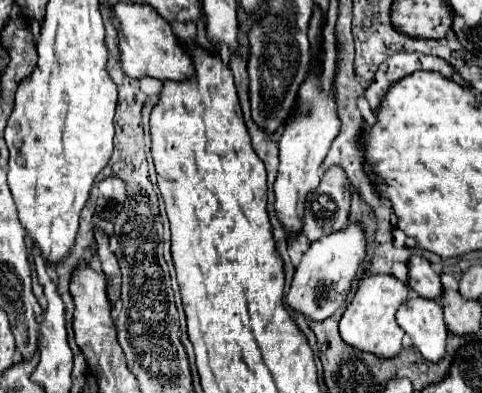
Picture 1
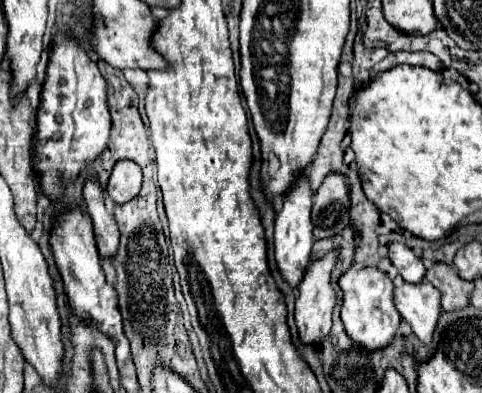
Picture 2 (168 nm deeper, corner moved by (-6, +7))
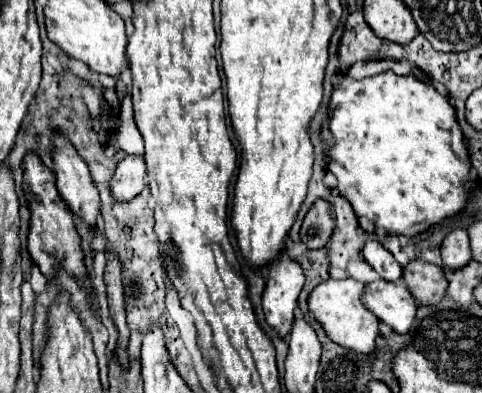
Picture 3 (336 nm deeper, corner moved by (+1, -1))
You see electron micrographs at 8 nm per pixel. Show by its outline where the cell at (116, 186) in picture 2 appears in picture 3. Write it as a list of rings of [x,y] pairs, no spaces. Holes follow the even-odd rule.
[[[126,156],[124,160],[120,160],[116,174],[110,182],[114,198],[120,202],[126,202],[138,196],[146,186],[144,176],[146,176],[144,156]]]

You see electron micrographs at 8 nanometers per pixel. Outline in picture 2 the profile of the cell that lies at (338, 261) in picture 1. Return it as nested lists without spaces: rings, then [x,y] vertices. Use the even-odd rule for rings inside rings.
[[[329,250],[325,256],[311,260],[309,270],[305,272],[301,284],[297,286],[299,296],[295,300],[295,322],[297,322],[299,336],[303,342],[319,344],[323,340],[323,336],[331,330],[331,312],[337,302],[337,294],[331,284],[331,274],[333,274],[333,268],[337,266],[337,262],[339,262],[339,250]]]

